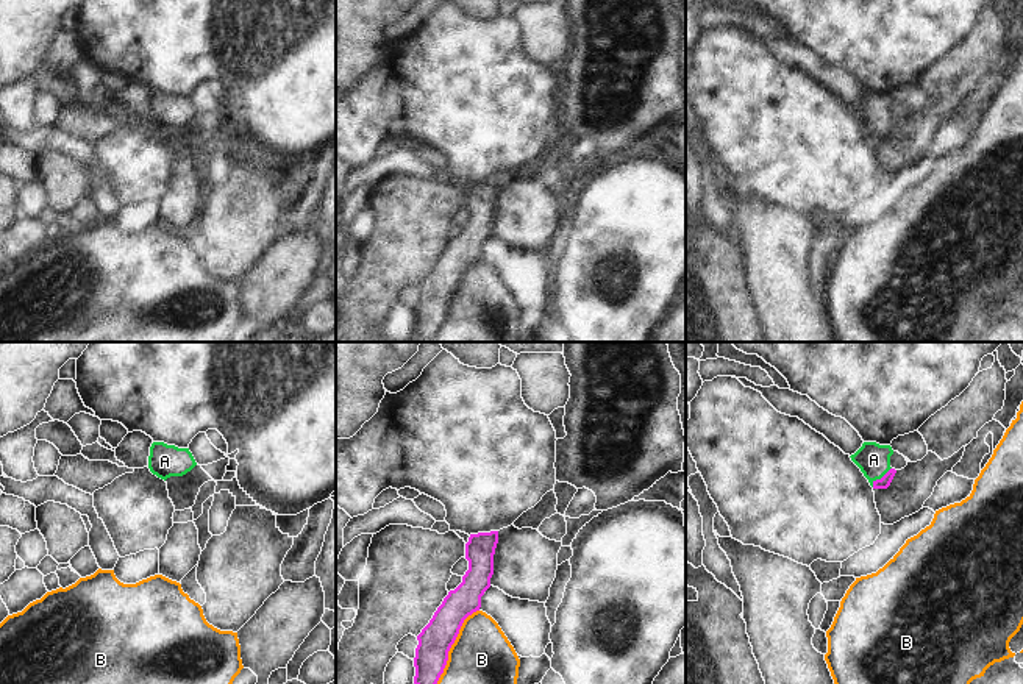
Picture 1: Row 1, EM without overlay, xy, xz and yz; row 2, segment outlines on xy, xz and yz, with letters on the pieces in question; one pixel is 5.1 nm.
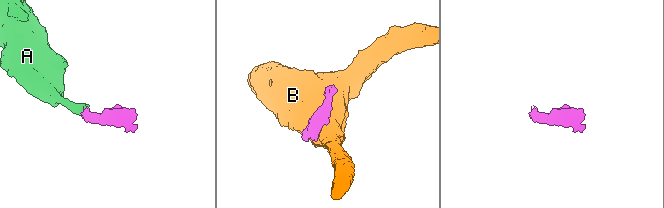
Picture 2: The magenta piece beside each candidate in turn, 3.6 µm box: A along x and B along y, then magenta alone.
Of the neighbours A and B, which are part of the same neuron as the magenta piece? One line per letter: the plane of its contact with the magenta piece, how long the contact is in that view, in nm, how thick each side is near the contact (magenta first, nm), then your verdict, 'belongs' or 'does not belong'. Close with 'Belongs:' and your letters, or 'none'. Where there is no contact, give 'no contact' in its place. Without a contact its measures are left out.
A: meets magenta in yz; contact 140 nm long; 60 nm thick on the magenta side, 170 nm on the other; belongs
B: meets magenta in xz; contact 440 nm long; 170 nm thick on the magenta side, 300 nm on the other; does not belong
Belongs: A

